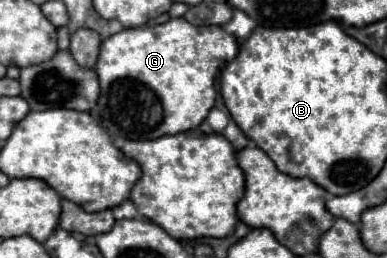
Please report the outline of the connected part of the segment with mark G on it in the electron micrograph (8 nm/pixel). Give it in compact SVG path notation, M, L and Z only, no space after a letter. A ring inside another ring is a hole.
M169 19L163 25L123 29L103 41L97 61L97 77L101 83L99 109L113 115L117 135L125 139L159 139L199 127L213 109L217 97L215 79L238 53L238 44L223 27L195 27L185 19Z

